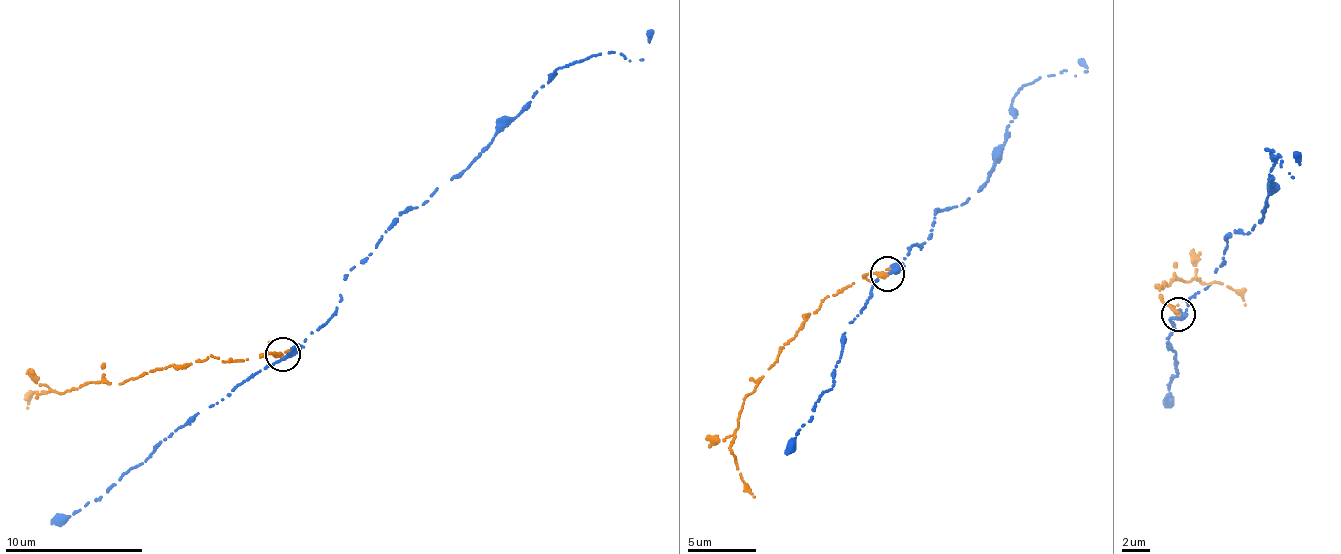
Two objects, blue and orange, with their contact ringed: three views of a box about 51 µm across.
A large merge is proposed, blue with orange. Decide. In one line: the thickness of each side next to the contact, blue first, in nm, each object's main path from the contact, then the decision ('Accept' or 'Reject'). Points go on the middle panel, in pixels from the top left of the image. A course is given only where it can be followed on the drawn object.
Thickness 280 nm (blue) against 380 nm. Course of blue: (889, 272), (931, 238), (940, 210), (983, 191), (1018, 90), (1088, 71), (1078, 59). Course of orange: (887, 274), (865, 273), (825, 297), (747, 395), (731, 449), (744, 488), (756, 497). Reject

